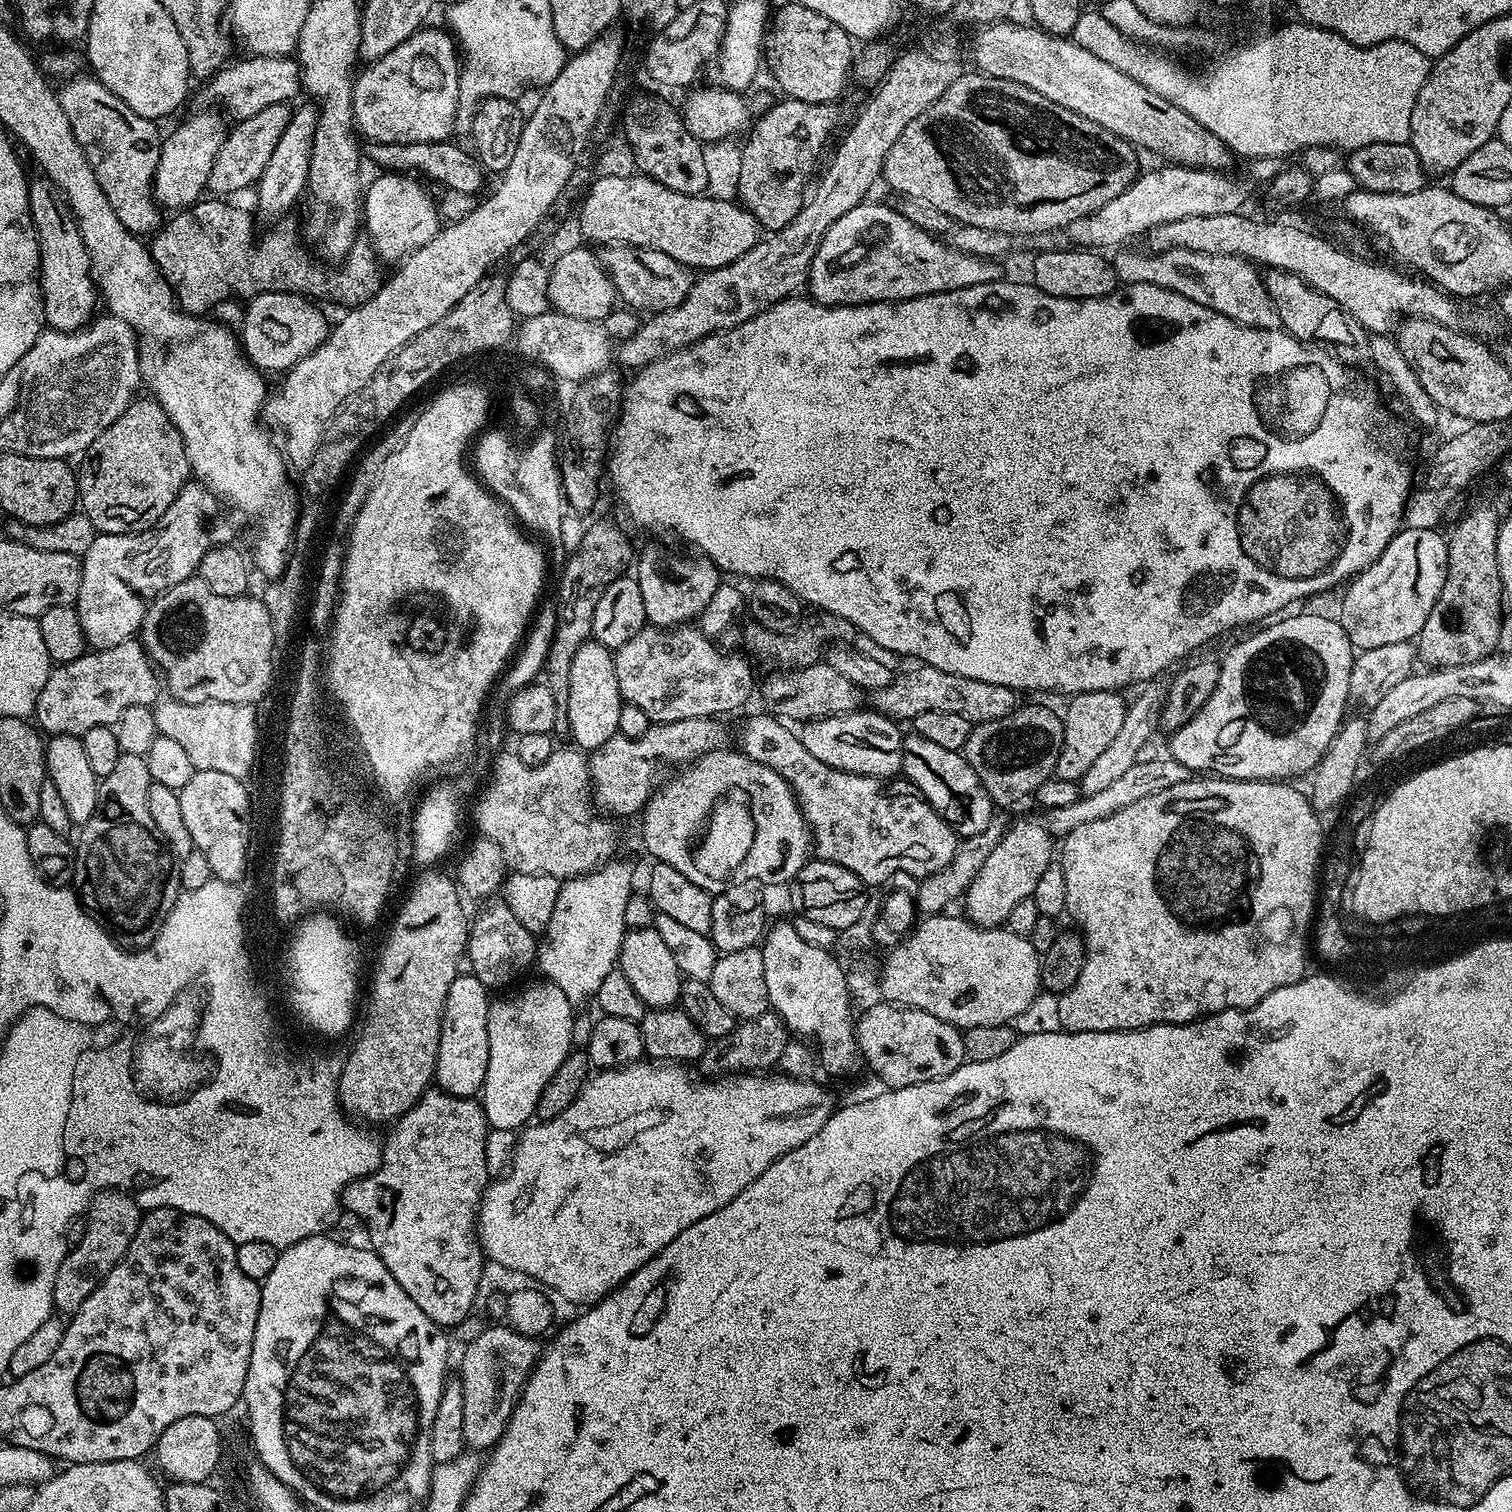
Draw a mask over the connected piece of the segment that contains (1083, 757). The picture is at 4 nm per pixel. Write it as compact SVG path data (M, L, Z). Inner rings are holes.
M1119 691L1114 692L1077 692L1068 704L1068 713L1063 713L1064 737L1062 750L1058 754L1055 775L1061 780L1079 781L1086 770L1102 753L1106 746L1114 742L1118 730L1122 730L1122 722L1128 713L1126 700Z

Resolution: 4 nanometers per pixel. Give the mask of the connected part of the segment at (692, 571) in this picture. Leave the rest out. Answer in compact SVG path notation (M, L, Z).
M644 552L635 561L634 579L642 594L645 621L651 627L667 630L695 621L722 583L722 573L711 560L699 554L671 556L668 552Z

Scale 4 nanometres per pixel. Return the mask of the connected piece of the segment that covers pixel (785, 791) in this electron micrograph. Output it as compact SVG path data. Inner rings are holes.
M710 750L701 755L699 759L685 767L689 768L677 780L670 781L661 792L653 791L649 795L642 809L642 817L644 816L644 844L648 847L649 854L653 856L651 859L661 864L674 866L674 870L678 870L678 874L686 874L686 878L690 878L690 882L694 882L694 886L702 886L702 890L713 894L725 892L733 886L744 886L752 882L748 880L757 880L760 884L780 884L783 880L785 882L795 880L798 870L802 870L802 866L810 859L810 829L800 812L799 804L796 803L795 794L787 782L765 764L749 760L739 751L736 751L737 753L720 751Z

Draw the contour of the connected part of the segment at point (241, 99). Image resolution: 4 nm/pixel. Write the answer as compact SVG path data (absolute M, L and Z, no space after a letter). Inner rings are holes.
M255 54L247 58L249 60L240 60L237 64L229 63L210 81L213 98L220 100L221 106L230 115L236 116L237 121L258 114L258 110L264 110L266 106L292 102L292 99L302 92L302 67L299 59L291 55L258 56Z

